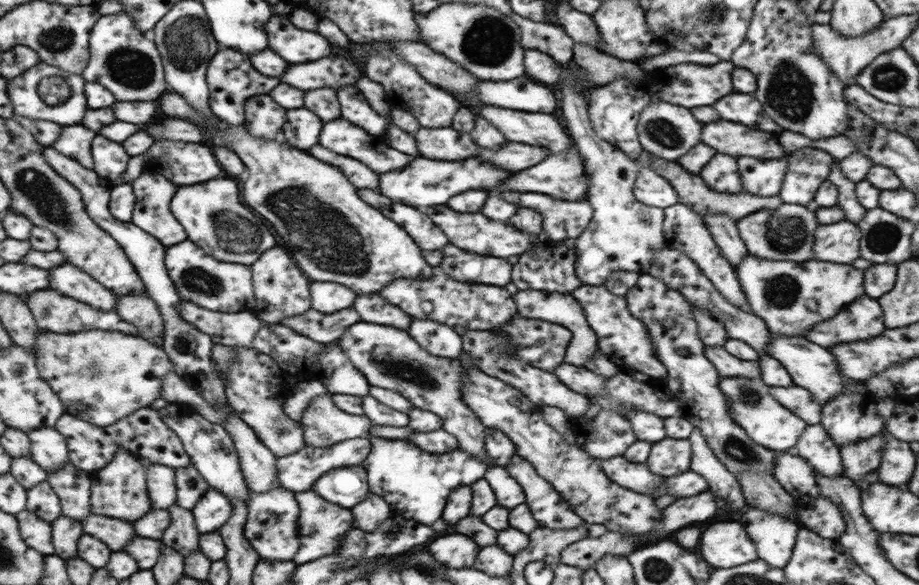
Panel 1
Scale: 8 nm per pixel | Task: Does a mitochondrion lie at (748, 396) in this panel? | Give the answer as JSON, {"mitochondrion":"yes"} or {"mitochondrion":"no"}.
{"mitochondrion":"yes"}

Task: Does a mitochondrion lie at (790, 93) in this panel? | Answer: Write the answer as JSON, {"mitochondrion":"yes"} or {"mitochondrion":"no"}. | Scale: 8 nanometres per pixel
{"mitochondrion":"yes"}

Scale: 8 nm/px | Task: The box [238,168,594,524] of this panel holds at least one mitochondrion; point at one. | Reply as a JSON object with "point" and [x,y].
{"point":[327,239]}

